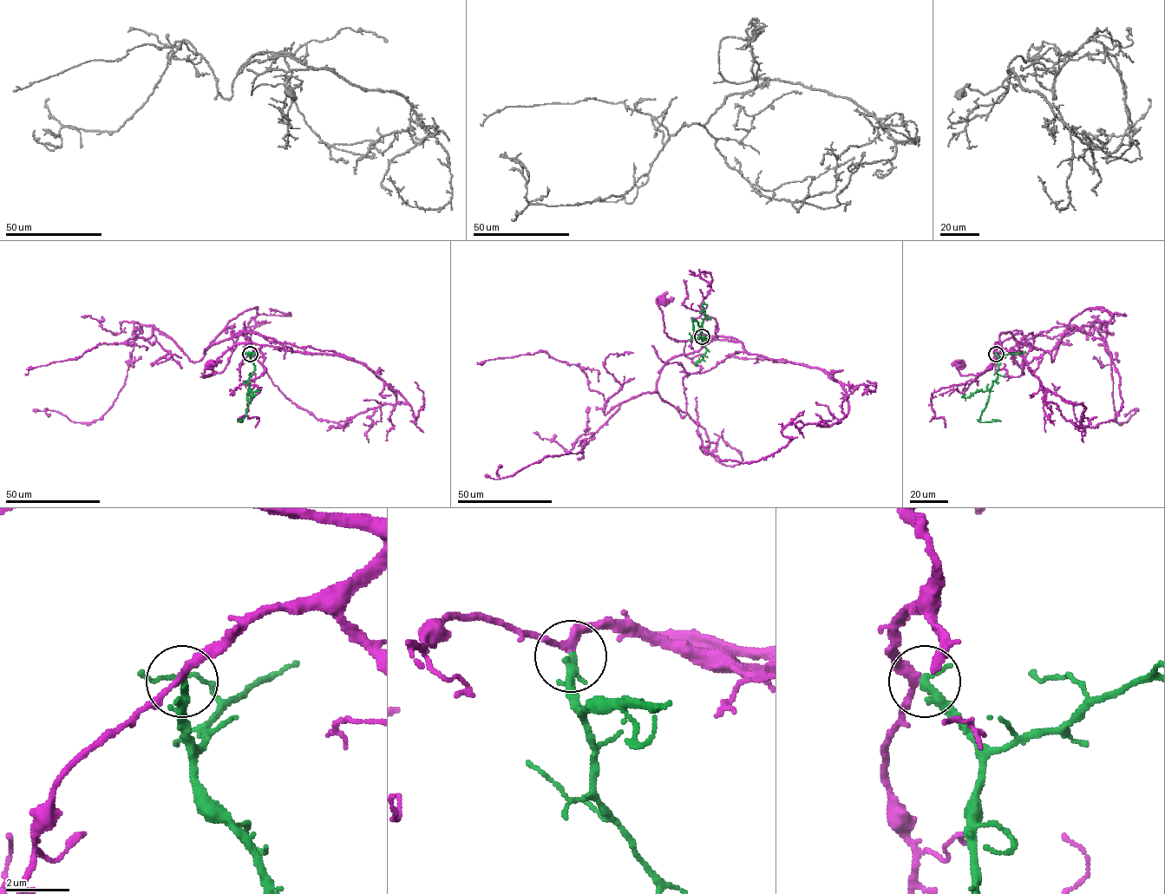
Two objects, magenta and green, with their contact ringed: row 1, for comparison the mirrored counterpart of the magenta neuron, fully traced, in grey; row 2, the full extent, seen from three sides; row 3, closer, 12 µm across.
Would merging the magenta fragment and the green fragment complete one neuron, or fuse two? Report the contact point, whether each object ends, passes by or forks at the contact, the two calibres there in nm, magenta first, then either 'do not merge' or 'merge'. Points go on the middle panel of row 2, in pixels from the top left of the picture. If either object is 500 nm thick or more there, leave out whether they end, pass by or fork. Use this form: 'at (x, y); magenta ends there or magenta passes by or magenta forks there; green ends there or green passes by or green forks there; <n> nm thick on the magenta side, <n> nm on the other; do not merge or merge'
at (702, 336); magenta passes by; green ends there; 240 nm thick on the magenta side, 300 nm on the other; merge

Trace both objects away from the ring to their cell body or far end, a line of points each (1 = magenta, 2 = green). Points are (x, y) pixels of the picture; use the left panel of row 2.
1: (250, 354), (261, 346), (249, 342), (234, 344), (218, 358), (211, 375), (205, 375), (205, 368), (210, 363)
2: (250, 354), (254, 370), (248, 380), (248, 407), (240, 421), (243, 421), (237, 420)

